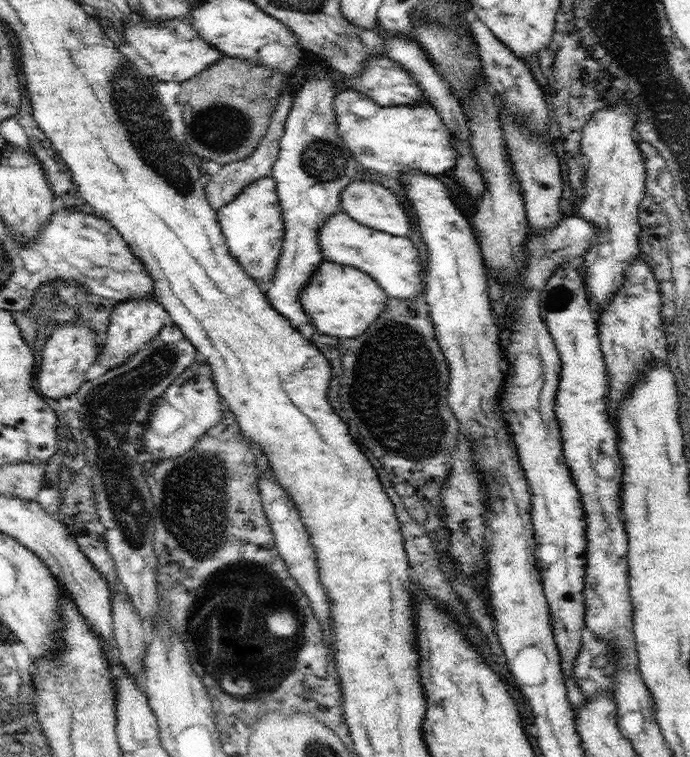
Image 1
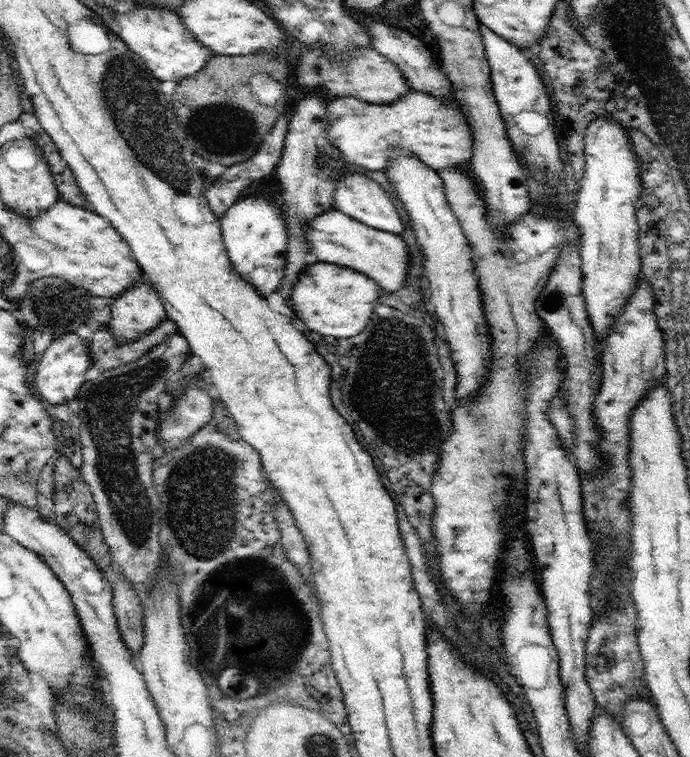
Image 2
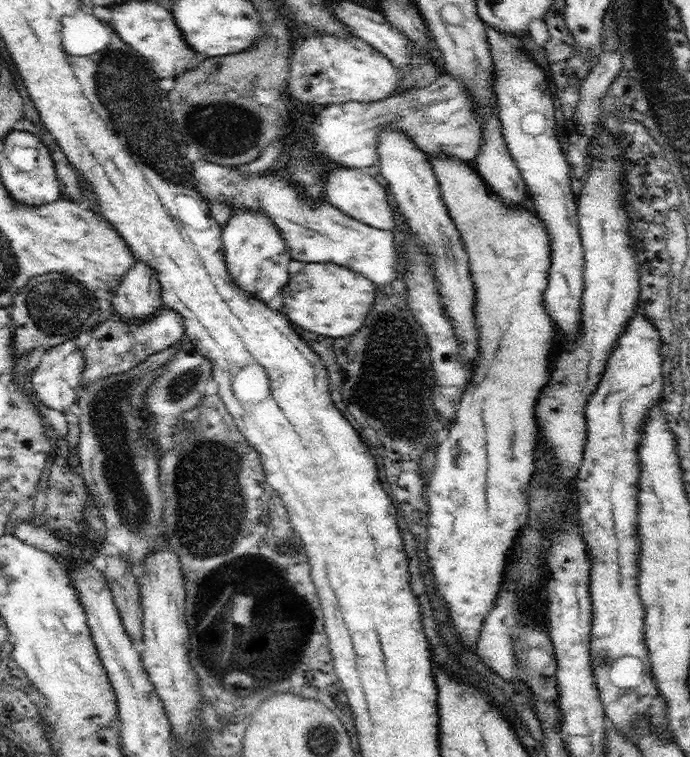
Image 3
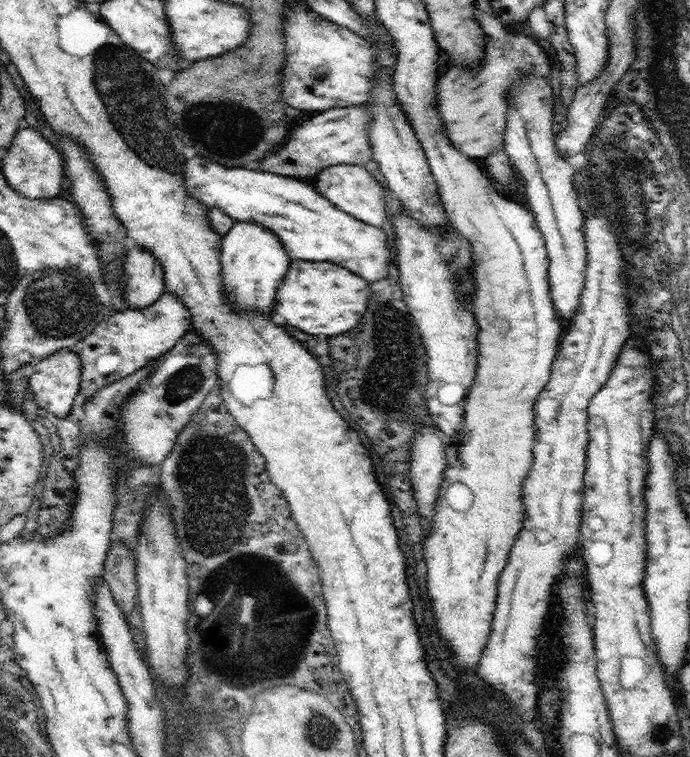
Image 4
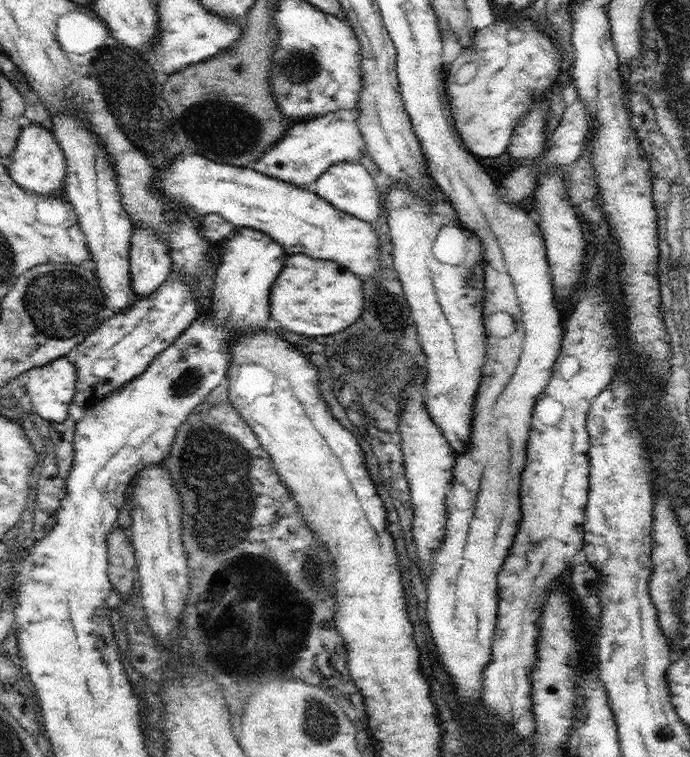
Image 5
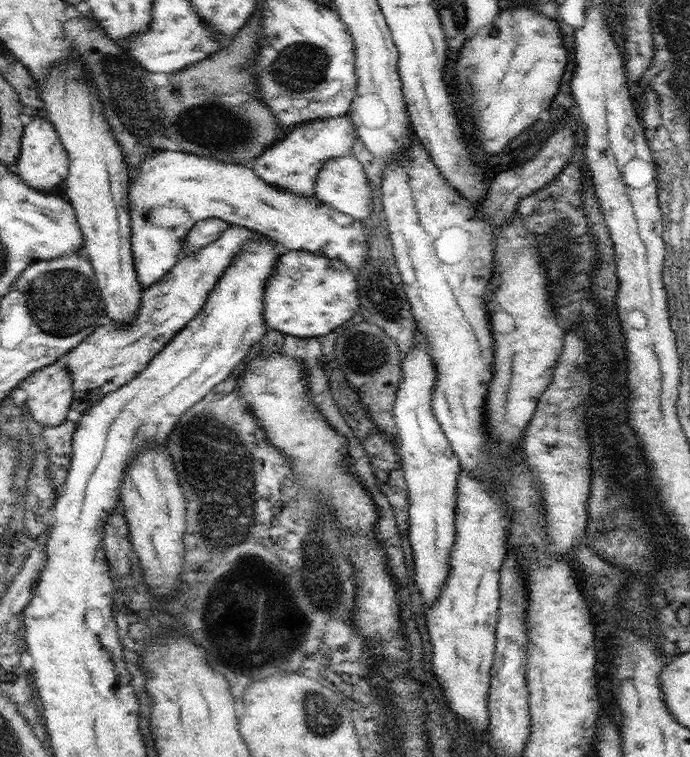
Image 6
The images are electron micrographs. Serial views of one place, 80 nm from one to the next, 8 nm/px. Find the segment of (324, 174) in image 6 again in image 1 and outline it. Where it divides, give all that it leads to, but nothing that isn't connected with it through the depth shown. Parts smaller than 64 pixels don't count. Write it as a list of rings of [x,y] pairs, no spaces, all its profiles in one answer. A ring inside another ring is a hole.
[[[359,177],[344,187],[340,198],[341,210],[356,222],[377,231],[389,232],[394,236],[408,237],[410,235],[410,220],[402,201],[399,201],[400,198],[397,198],[394,192],[380,182],[365,181],[363,177]]]

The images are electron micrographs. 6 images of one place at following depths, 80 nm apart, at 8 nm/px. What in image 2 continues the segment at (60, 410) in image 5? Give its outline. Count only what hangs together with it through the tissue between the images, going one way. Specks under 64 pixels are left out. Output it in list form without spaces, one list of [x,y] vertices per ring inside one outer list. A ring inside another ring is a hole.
[[[72,332],[56,337],[44,351],[34,382],[38,396],[42,401],[48,402],[49,407],[67,404],[77,398],[78,391],[85,382],[86,371],[92,367],[89,347],[89,342],[80,338],[76,332]]]

